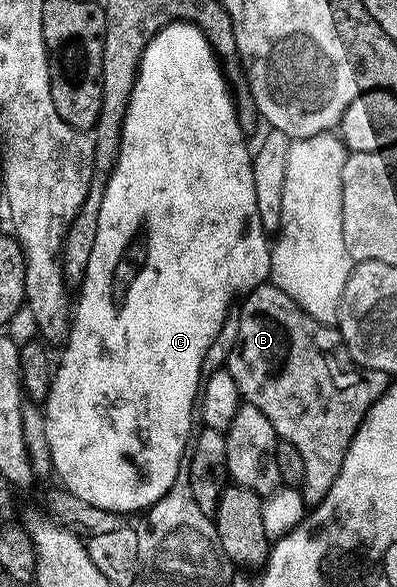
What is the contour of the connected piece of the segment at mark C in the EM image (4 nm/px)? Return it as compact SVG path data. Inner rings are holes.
M177 21L177 22L174 22L174 23L168 23L168 24L167 24L167 25L166 25L166 26L165 26L165 27L164 27L164 28L163 28L163 29L161 29L161 31L158 31L158 32L156 32L156 34L155 34L155 35L153 35L153 36L152 36L152 38L151 38L151 39L149 39L149 40L148 40L148 43L147 43L147 45L146 45L146 46L144 46L144 52L143 52L143 53L142 53L142 57L141 57L141 58L140 58L140 66L139 66L139 67L137 67L137 68L136 68L136 80L135 80L135 81L134 81L134 83L133 83L133 85L132 85L132 95L133 95L133 96L136 96L136 98L137 98L137 97L138 97L138 95L140 95L140 99L136 99L136 98L133 98L133 99L132 99L132 100L131 100L131 102L129 102L129 103L128 103L128 105L127 105L127 107L126 107L126 108L125 108L125 110L124 110L124 116L125 116L125 118L128 118L128 119L129 119L129 120L130 120L130 119L132 119L132 120L134 120L134 121L136 121L136 120L137 120L137 121L138 121L138 122L139 122L139 123L138 123L138 125L139 125L139 129L138 129L138 131L132 131L132 132L130 132L130 133L129 133L129 135L128 135L128 142L126 142L126 143L124 143L124 144L122 144L122 145L121 145L121 147L120 147L120 152L118 152L118 153L117 153L117 155L116 155L116 164L114 164L114 165L113 165L113 167L112 167L112 176L110 176L110 177L109 177L109 179L108 179L108 184L106 184L106 185L105 185L105 187L104 187L104 196L102 196L102 197L101 197L101 199L100 199L100 212L98 212L98 213L97 213L97 215L96 215L96 236L94 236L94 237L93 237L93 239L92 239L92 243L91 243L91 242L90 242L90 246L89 246L89 247L88 247L88 264L87 264L87 265L86 265L86 269L85 269L85 270L84 270L84 282L83 282L83 283L81 283L81 284L79 284L79 287L78 287L78 291L80 291L80 300L78 300L78 301L77 301L77 303L76 303L76 300L75 300L75 303L74 303L74 314L73 314L73 316L72 316L72 318L71 318L71 320L70 320L70 326L69 326L69 329L68 329L68 338L67 338L67 340L66 340L66 342L65 342L65 343L64 343L64 344L63 344L63 347L62 347L62 350L64 350L64 352L62 352L62 353L61 353L61 355L60 355L60 359L59 359L59 355L58 355L58 362L57 362L57 363L56 363L56 364L55 364L55 367L54 367L54 374L53 374L53 376L52 376L52 388L51 388L51 389L50 389L50 393L49 393L49 394L48 394L48 397L47 397L47 399L45 399L45 400L44 400L44 402L43 402L43 404L42 404L42 410L43 410L43 413L44 413L44 420L45 420L45 421L46 421L46 441L47 441L47 442L48 442L48 444L49 444L49 445L50 445L50 457L51 457L51 458L52 458L52 465L53 465L53 468L54 468L54 471L55 471L55 474L57 474L57 473L58 473L58 474L60 474L60 479L61 479L61 481L62 481L62 482L64 482L64 483L61 483L61 484L63 484L63 486L64 486L64 487L65 487L65 488L66 488L66 489L67 489L67 490L68 490L68 491L69 491L69 492L70 492L70 493L74 493L74 494L75 494L75 495L79 495L79 496L81 496L81 497L86 497L86 498L87 498L87 500L88 500L88 502L90 502L90 503L99 503L99 504L101 504L101 505L120 505L120 504L116 504L116 503L141 503L141 505L142 505L142 506L141 506L141 508L144 508L144 509L147 509L147 508L150 508L150 507L152 507L152 506L153 506L153 505L154 505L154 504L155 504L155 503L156 503L156 502L158 502L158 500L160 500L160 499L161 499L161 498L162 498L162 496L163 496L163 495L165 495L165 493L167 493L167 491L169 491L169 489L171 489L171 487L172 487L172 486L173 486L173 485L175 485L175 483L176 483L176 478L177 478L177 477L178 477L178 469L179 469L179 468L180 468L180 466L182 466L182 460L183 460L183 459L184 459L184 458L185 458L185 455L186 455L186 448L187 448L187 447L188 447L188 446L189 446L189 443L190 443L190 436L191 436L191 435L192 435L192 434L193 434L193 431L194 431L194 426L193 426L193 427L192 427L192 406L194 406L194 408L195 408L195 407L196 407L196 406L197 406L197 403L198 403L198 396L199 396L199 395L200 395L200 394L201 394L201 391L202 391L202 372L203 372L203 371L204 371L204 358L205 358L205 357L206 357L206 349L210 349L210 341L214 341L214 337L218 337L218 329L222 329L222 325L223 325L223 324L224 324L224 319L225 319L225 317L227 317L227 315L228 315L228 314L230 314L230 308L231 308L231 307L228 307L228 306L230 306L230 305L231 305L231 303L232 303L232 298L234 298L234 297L235 297L235 295L236 295L236 294L238 294L238 293L239 293L239 291L244 291L244 292L243 292L243 293L248 293L248 292L251 292L251 291L252 291L252 290L253 290L253 289L256 289L256 288L259 288L259 287L260 287L260 286L261 286L261 284L263 284L263 283L264 283L264 282L265 282L265 280L267 280L267 279L268 279L268 278L269 278L269 276L271 276L271 274L272 274L272 248L271 248L271 246L270 246L270 235L269 235L269 232L267 232L267 231L265 231L265 230L264 230L264 227L263 227L263 225L262 225L262 221L260 221L260 220L259 220L259 215L258 215L258 204L257 204L257 198L256 198L256 196L255 196L255 193L254 193L254 169L253 169L253 168L252 168L252 158L253 158L253 152L252 152L252 151L251 151L251 150L250 150L250 147L249 147L249 149L248 149L248 143L247 143L247 141L246 141L246 140L244 140L244 135L246 135L246 131L245 131L245 128L243 128L243 127L241 127L241 126L240 126L240 118L239 118L239 117L237 117L237 115L236 115L236 101L235 101L235 98L234 98L234 95L233 95L233 92L232 92L232 91L231 91L231 90L230 90L230 80L229 80L229 78L228 78L228 76L227 76L227 75L225 75L225 73L224 73L224 68L223 68L223 66L222 66L222 64L221 64L221 62L220 62L220 60L219 60L219 59L217 59L217 58L216 58L216 50L214 50L214 49L213 49L213 47L212 47L212 46L211 46L211 45L210 45L210 41L209 41L209 40L208 40L208 38L206 38L206 37L205 37L205 35L204 35L204 34L203 34L203 33L202 33L202 29L201 29L201 28L200 28L200 27L197 27L197 26L196 26L196 24L194 24L194 23L190 23L190 22L187 22L187 21Z

